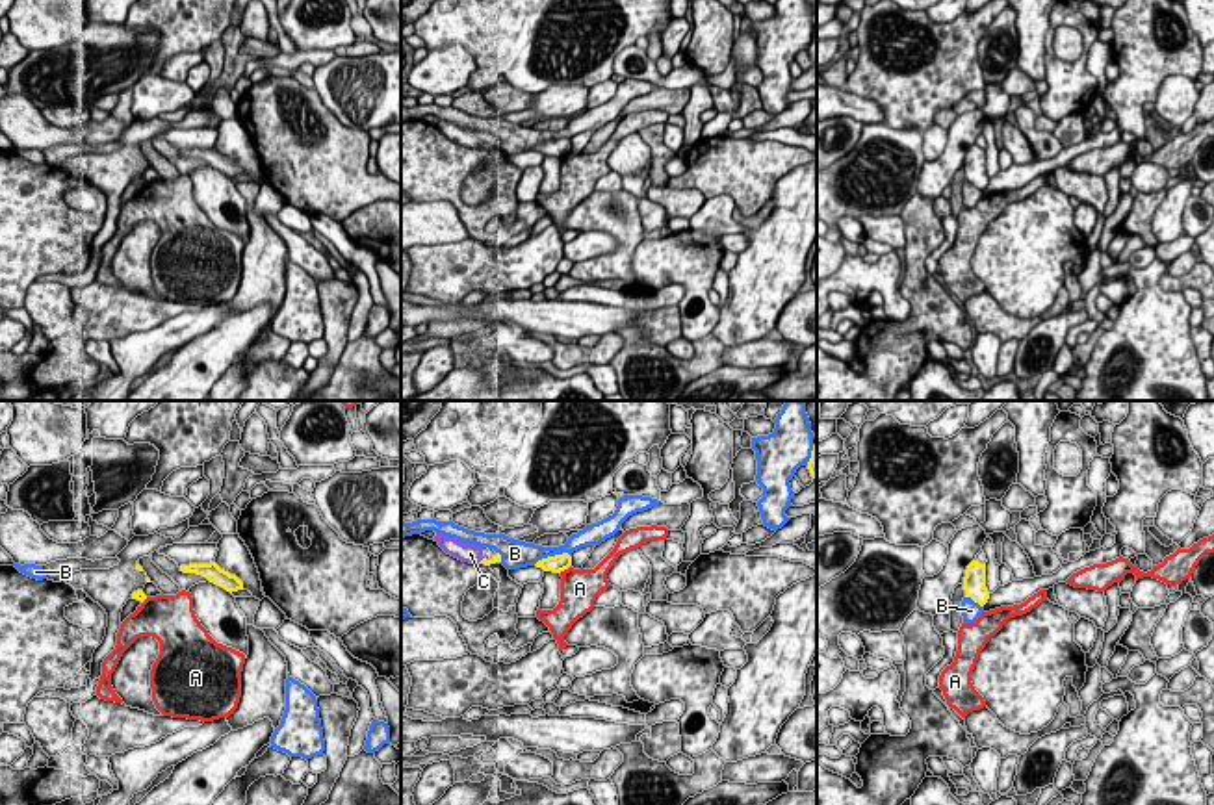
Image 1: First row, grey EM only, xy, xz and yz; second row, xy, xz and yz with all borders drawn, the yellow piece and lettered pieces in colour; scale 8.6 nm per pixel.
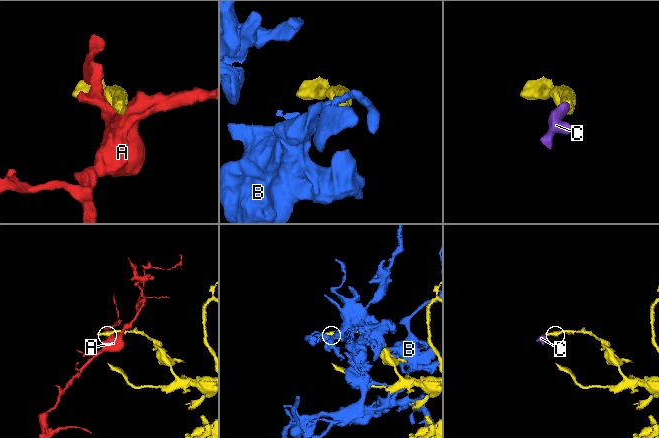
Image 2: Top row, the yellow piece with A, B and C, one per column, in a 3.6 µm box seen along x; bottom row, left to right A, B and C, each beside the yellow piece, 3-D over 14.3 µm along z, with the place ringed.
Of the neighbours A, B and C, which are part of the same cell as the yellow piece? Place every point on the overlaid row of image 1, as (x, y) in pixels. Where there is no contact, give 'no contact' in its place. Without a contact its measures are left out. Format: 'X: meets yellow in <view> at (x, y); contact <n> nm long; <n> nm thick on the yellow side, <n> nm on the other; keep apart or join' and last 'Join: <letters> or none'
A: meets yellow in xz at (563, 570); contact 110 nm long; 160 nm thick on the yellow side, 320 nm on the other; keep apart
B: meets yellow in xz at (550, 557); contact 340 nm long; 160 nm thick on the yellow side, 220 nm on the other; keep apart
C: meets yellow in xz at (481, 561); contact 80 nm long; 60 nm thick on the yellow side, 160 nm on the other; join
Join: C

